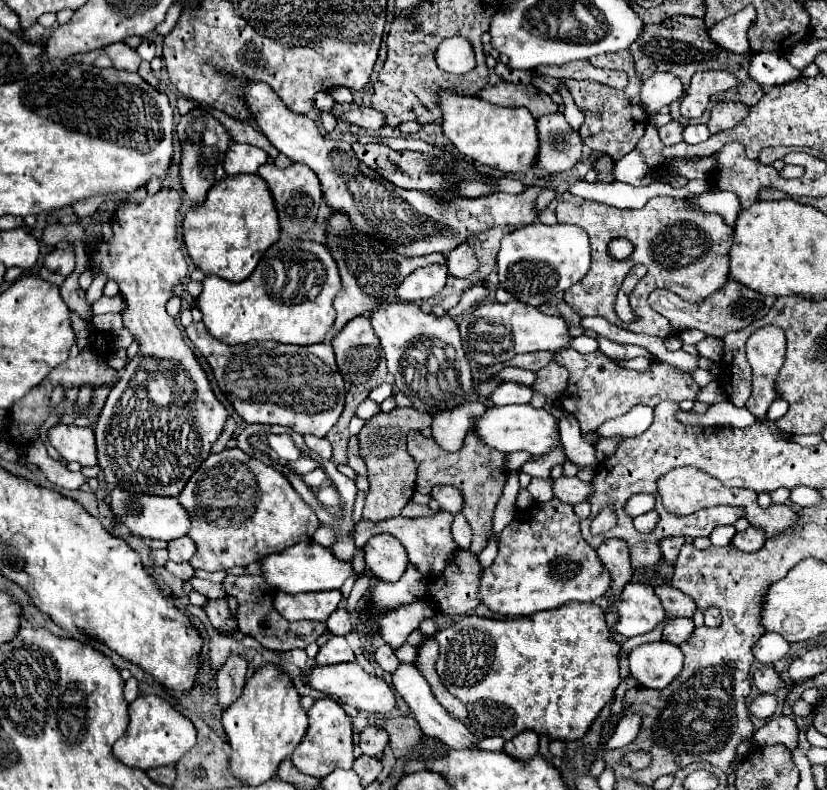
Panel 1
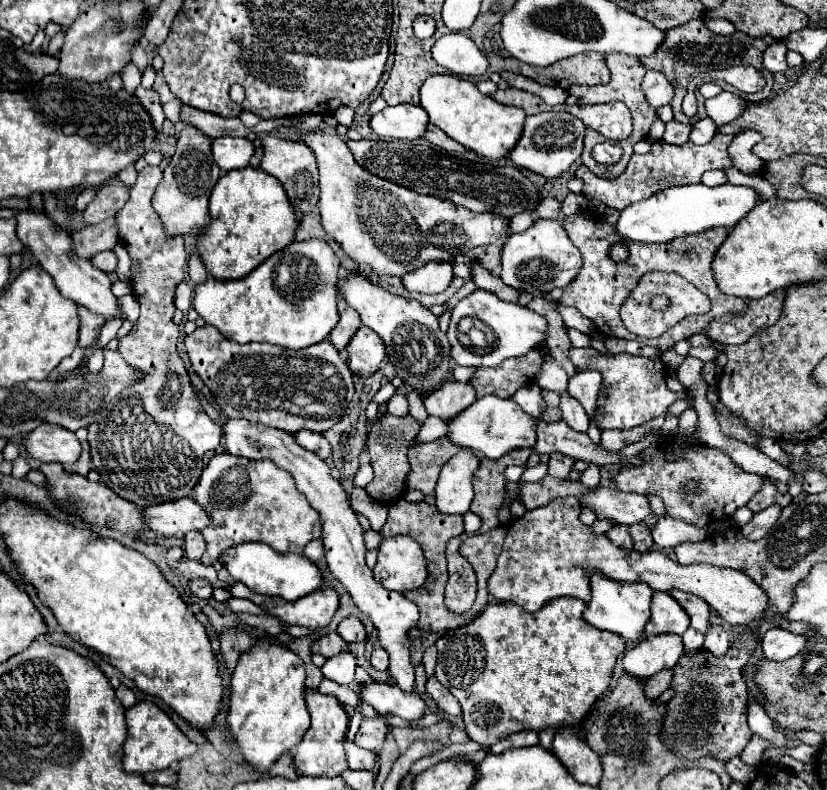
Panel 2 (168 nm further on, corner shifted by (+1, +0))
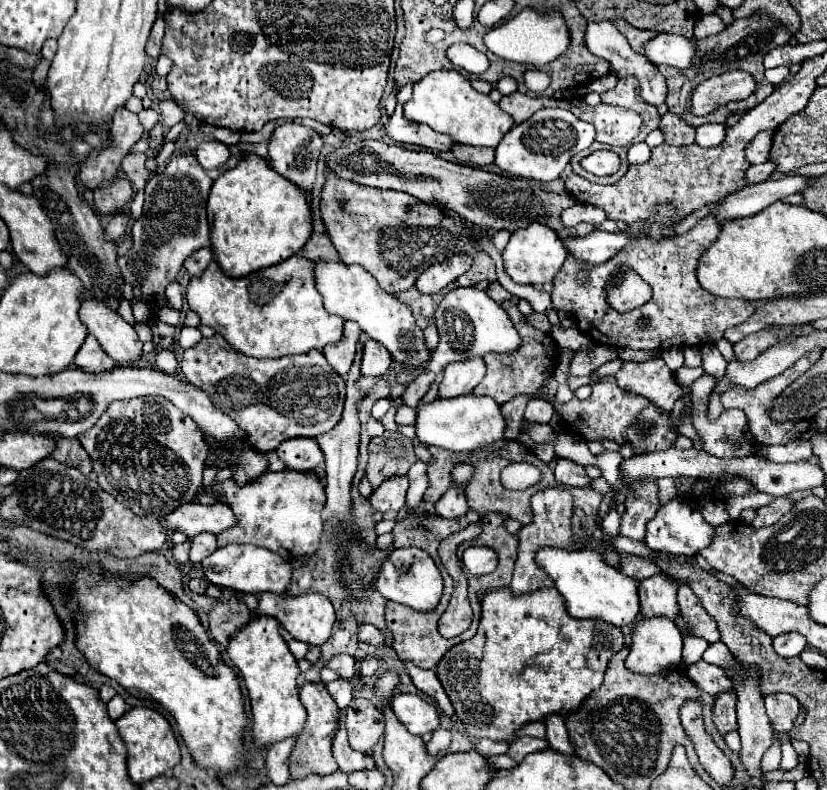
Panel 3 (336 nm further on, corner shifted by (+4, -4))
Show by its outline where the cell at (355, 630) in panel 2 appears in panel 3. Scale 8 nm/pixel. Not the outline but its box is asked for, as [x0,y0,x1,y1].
[359,624,385,646]

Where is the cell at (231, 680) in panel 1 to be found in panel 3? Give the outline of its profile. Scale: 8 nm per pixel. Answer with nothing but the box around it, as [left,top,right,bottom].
[209,590,251,646]

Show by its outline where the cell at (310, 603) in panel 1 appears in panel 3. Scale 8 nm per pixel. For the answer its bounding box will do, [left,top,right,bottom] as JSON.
[259,594,335,646]

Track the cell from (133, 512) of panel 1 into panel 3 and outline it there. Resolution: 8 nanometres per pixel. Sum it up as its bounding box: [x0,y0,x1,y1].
[165,502,237,538]

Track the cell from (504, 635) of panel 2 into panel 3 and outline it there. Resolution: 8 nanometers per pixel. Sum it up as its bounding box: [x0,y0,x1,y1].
[437,586,623,740]

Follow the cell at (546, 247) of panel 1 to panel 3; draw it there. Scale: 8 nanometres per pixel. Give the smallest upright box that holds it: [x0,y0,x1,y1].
[503,224,567,286]

